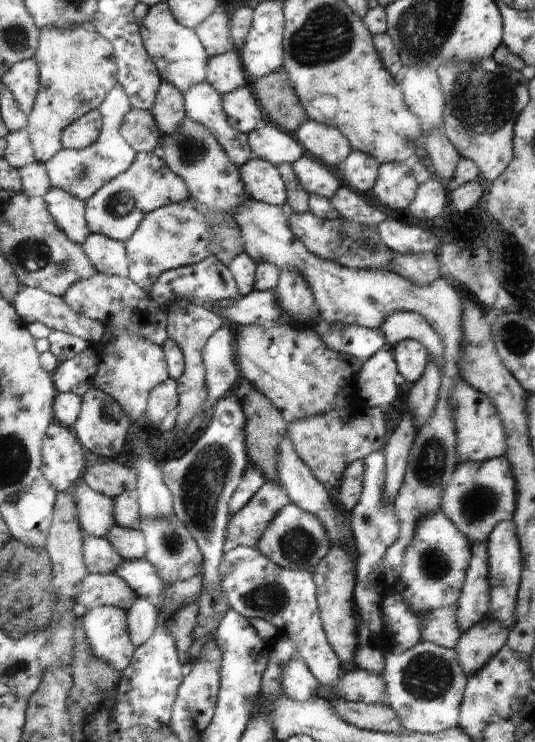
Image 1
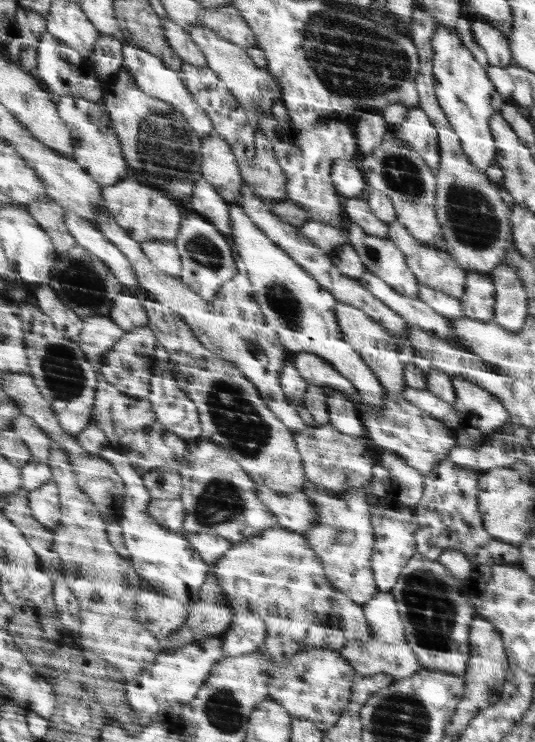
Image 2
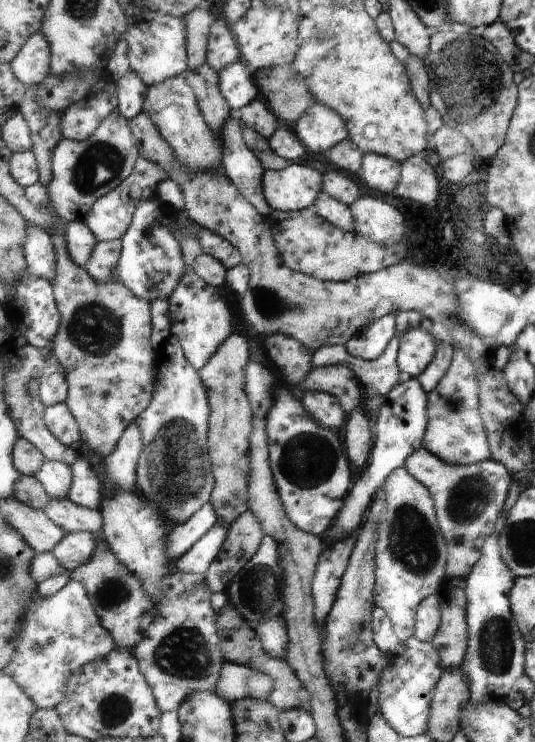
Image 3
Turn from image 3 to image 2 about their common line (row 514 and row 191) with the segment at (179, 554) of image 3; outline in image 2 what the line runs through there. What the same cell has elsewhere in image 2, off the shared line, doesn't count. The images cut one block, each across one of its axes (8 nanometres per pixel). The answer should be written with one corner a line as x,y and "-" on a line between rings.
206,177
198,182
195,198
189,202
189,209
208,217
231,239
231,216
228,214
228,203

